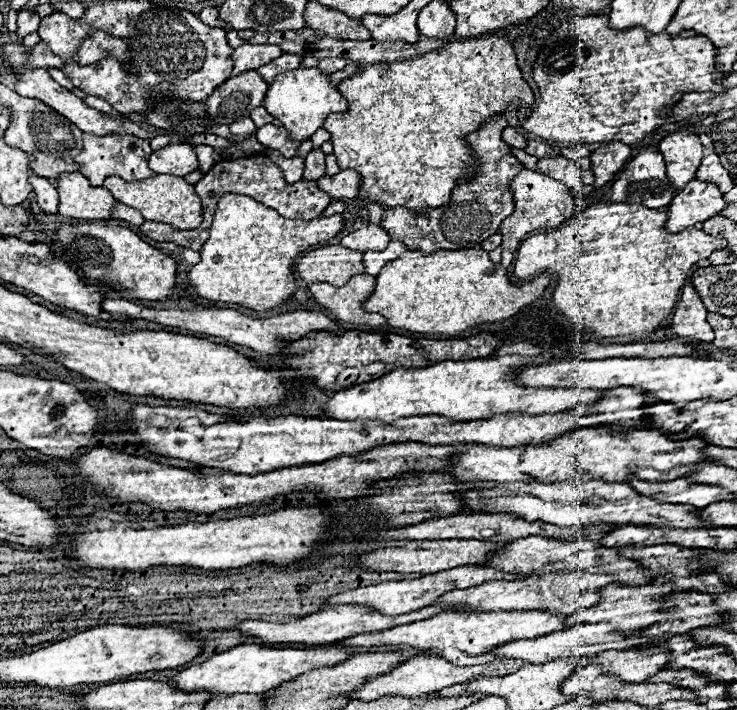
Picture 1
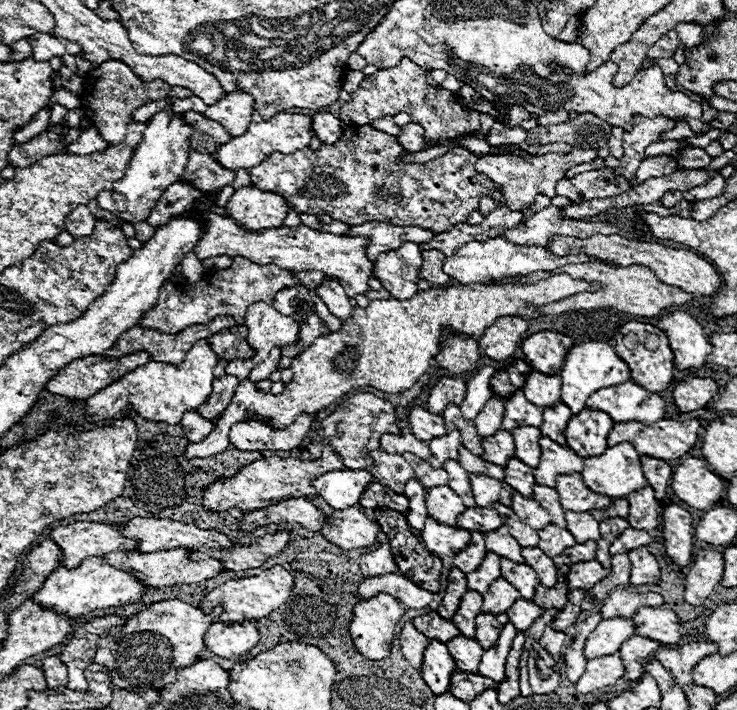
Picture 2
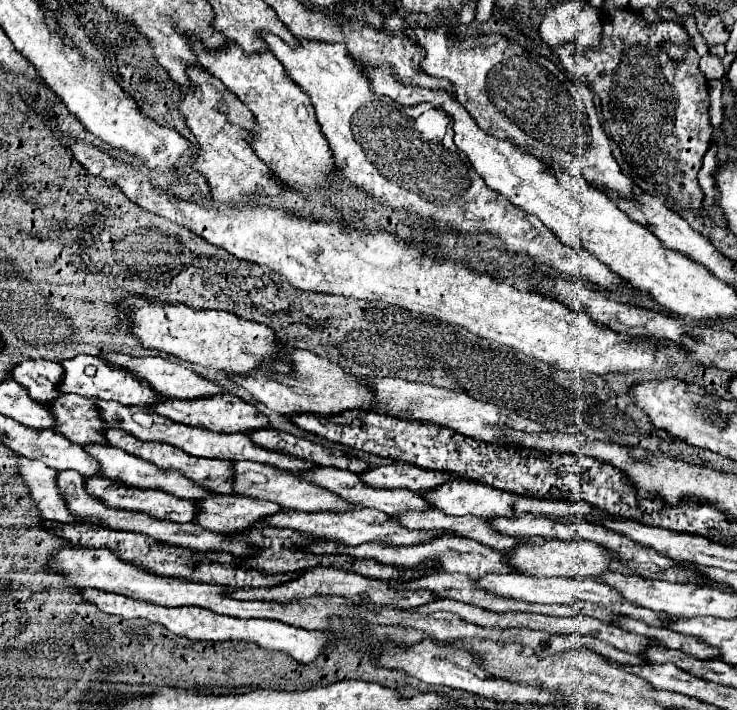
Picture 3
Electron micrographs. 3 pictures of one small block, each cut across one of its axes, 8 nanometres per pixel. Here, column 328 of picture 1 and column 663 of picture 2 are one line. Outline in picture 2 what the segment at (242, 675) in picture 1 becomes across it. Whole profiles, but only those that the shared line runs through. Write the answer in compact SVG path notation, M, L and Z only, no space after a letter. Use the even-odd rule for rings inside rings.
M690 642L690 644L676 646L676 648L662 646L654 654L654 658L664 664L664 668L670 672L670 676L674 678L676 684L686 686L686 684L694 682L692 680L694 666L702 658L716 654L716 652L718 652L718 646L714 642Z

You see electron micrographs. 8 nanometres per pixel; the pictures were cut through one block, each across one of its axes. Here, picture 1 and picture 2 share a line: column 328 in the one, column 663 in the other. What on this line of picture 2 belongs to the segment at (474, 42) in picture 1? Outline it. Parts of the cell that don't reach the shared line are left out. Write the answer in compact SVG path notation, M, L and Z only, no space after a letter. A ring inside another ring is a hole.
M634 114L632 130L624 132L624 156L620 158L620 166L614 168L616 176L624 176L626 180L636 178L636 170L640 162L646 158L646 146L652 142L660 142L660 134L672 130L678 120L670 120L664 116L646 118Z

